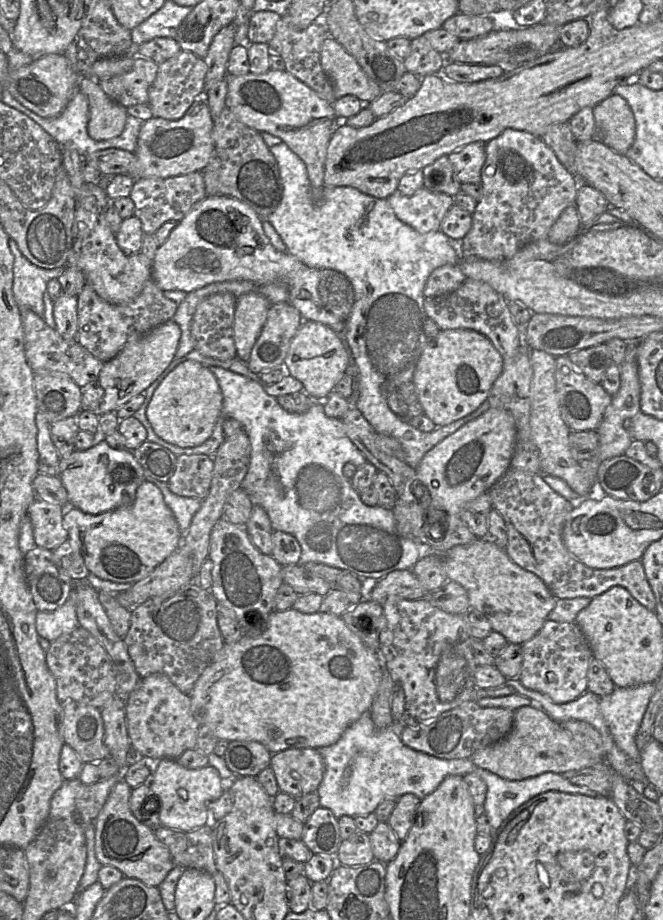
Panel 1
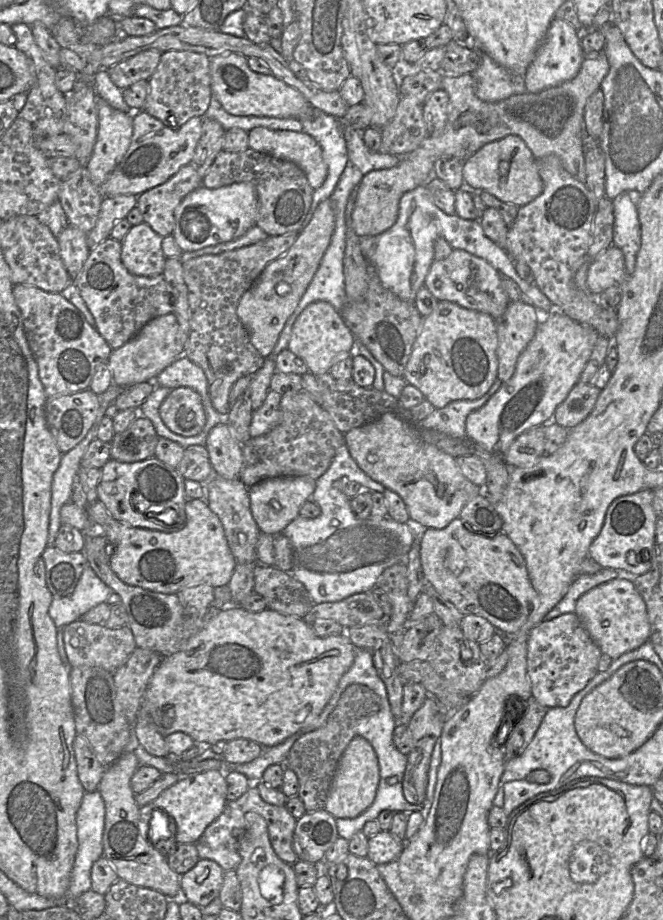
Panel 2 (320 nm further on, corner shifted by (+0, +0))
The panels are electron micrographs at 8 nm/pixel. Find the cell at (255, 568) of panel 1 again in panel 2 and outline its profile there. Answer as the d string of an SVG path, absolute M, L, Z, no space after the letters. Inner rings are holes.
M213 474L207 480L209 480L207 504L220 519L228 546L237 564L258 564L256 545L261 532L251 513L249 488L240 478L227 480Z

